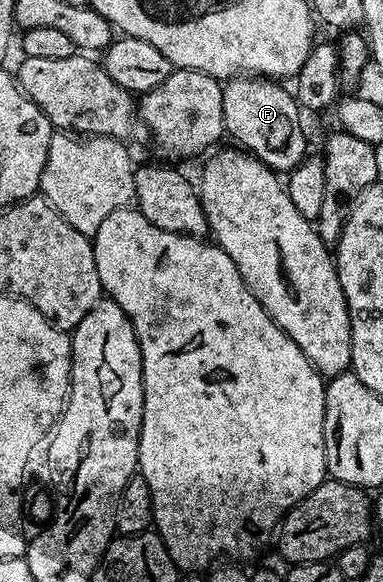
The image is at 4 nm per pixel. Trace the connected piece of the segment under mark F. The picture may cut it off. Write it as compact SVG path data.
M232 78L223 84L223 127L228 137L232 136L234 143L238 145L240 149L246 150L255 156L262 164L266 164L272 172L276 174L289 174L294 168L303 161L304 156L308 155L309 148L307 148L307 136L303 133L303 124L299 121L299 115L301 115L301 109L298 100L290 91L287 92L282 88L282 83L276 82L271 78Z

